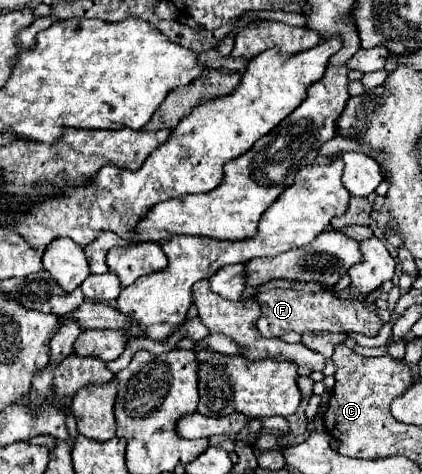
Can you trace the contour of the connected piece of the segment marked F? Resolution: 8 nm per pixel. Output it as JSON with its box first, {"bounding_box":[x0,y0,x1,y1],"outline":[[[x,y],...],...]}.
{"bounding_box":[257,289,381,337],"outline":[[[269,289],[259,295],[261,317],[257,321],[257,329],[263,337],[281,337],[283,333],[297,331],[329,331],[329,333],[361,333],[367,337],[375,337],[381,329],[375,307],[369,307],[361,299],[339,299],[333,291],[321,293],[303,293],[293,289]]]}

